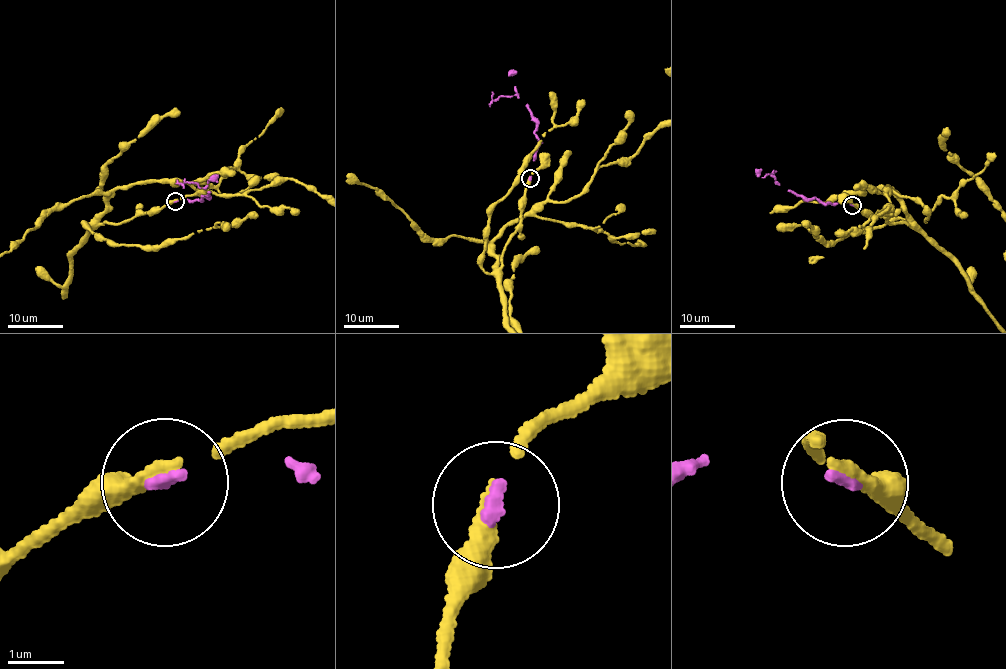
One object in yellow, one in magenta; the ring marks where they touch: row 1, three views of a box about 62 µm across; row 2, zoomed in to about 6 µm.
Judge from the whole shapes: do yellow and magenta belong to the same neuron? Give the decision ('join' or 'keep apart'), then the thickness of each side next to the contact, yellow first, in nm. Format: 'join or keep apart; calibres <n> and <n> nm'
keep apart; calibres 240 and 200 nm

